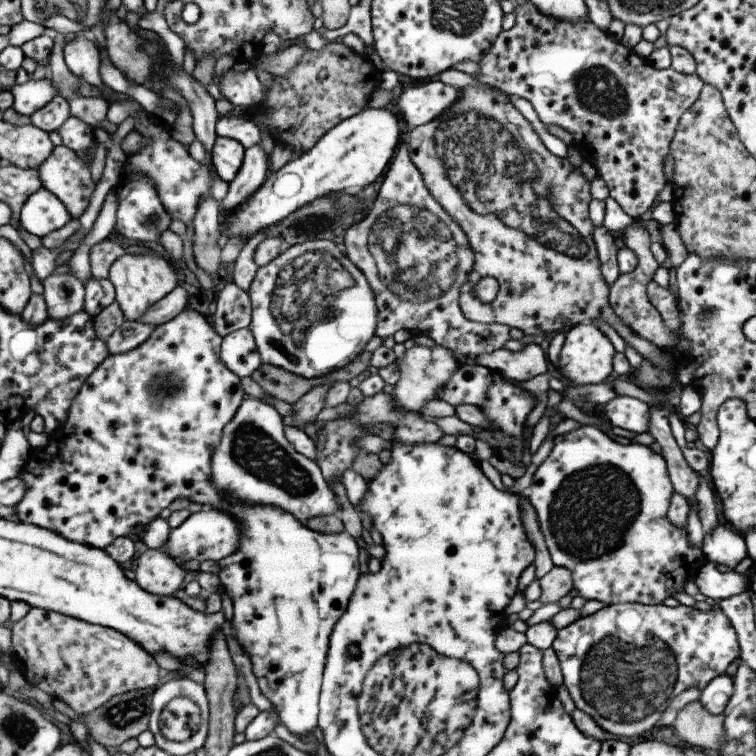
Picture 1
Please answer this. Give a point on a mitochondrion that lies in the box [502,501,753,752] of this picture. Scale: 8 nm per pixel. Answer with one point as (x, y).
(629, 676)

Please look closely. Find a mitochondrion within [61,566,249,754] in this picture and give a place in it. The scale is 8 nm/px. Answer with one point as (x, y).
(183, 707)

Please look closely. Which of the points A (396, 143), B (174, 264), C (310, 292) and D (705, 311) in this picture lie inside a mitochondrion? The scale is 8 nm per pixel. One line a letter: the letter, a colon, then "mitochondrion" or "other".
A: other
B: other
C: mitochondrion
D: mitochondrion

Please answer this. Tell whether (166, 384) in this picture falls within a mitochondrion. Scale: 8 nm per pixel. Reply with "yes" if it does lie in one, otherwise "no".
yes

